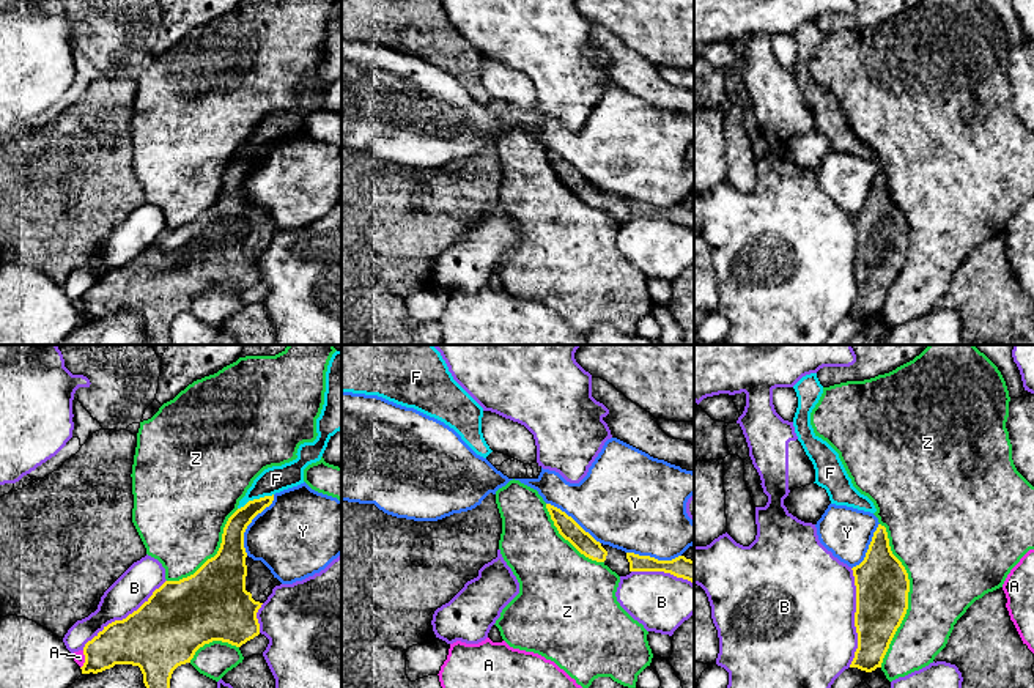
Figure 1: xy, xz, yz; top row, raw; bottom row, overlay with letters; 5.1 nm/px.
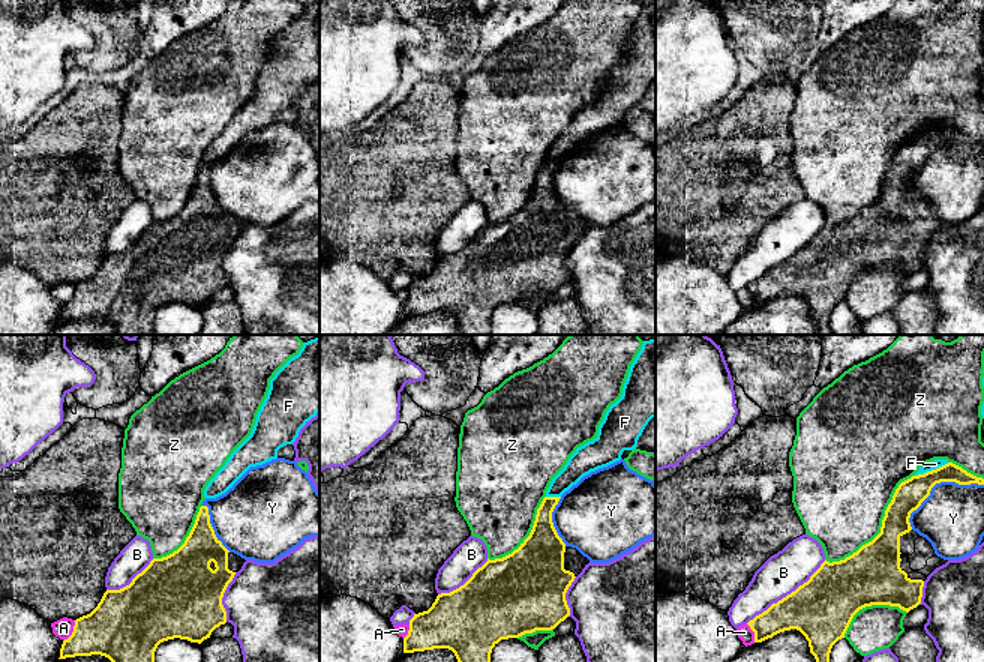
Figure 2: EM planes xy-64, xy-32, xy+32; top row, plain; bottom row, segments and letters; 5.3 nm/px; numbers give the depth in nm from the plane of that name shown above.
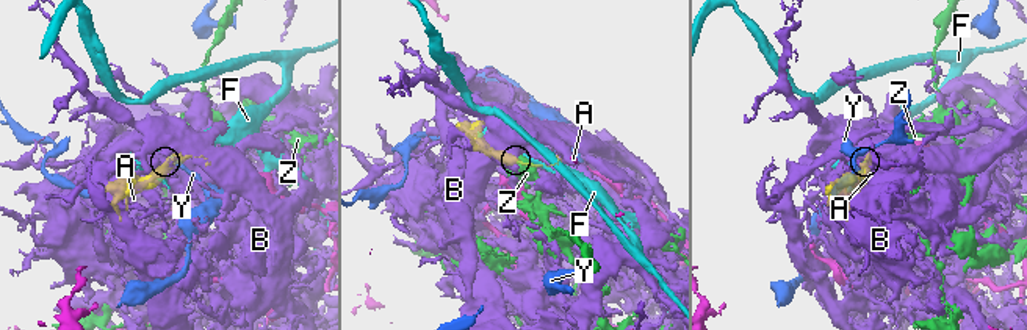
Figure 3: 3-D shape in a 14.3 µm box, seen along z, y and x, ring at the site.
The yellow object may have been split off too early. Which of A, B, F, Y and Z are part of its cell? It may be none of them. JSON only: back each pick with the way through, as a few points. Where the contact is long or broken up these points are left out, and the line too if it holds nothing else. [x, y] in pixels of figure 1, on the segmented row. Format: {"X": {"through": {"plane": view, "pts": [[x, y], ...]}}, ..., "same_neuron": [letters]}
{"same_neuron": []}

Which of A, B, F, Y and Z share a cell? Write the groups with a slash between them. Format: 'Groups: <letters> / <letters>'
Groups: A / B / F / Y / Z

